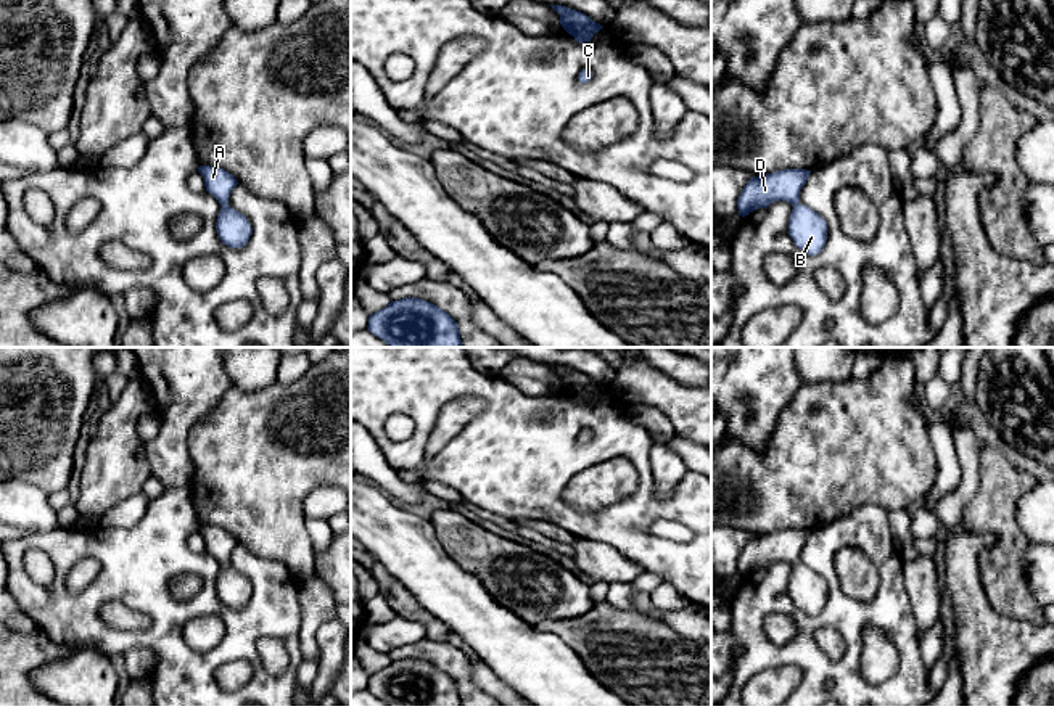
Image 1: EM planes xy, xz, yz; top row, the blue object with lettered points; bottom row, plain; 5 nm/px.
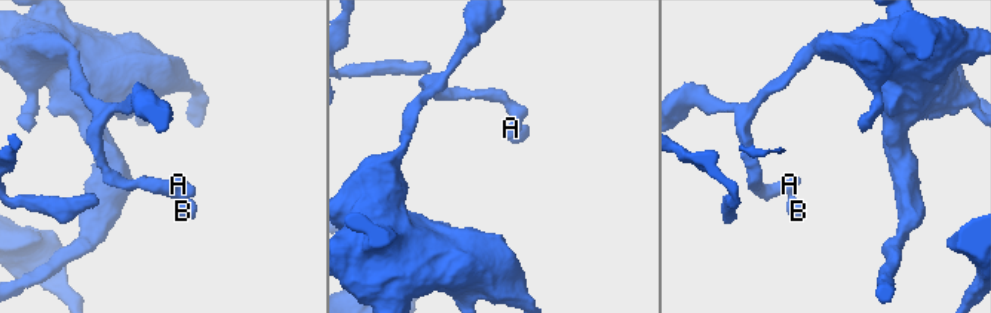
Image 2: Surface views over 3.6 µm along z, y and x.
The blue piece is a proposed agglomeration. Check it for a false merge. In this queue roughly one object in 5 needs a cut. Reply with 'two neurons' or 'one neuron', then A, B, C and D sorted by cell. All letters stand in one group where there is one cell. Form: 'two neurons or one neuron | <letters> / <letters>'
one neuron | A B C D

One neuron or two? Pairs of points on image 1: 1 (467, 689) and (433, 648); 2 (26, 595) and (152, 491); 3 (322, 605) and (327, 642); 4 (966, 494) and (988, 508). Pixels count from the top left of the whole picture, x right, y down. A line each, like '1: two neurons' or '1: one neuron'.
1: one neuron
2: two neurons
3: two neurons
4: two neurons

